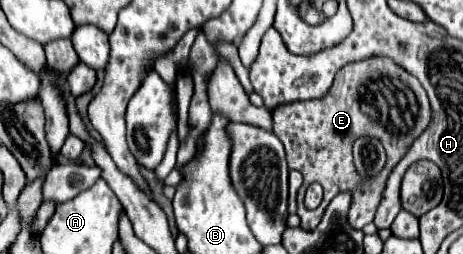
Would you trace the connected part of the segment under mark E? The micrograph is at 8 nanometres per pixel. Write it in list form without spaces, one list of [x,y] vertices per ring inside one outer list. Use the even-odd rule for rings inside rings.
[[[370,57],[364,61],[348,63],[348,65],[344,65],[344,69],[340,69],[340,73],[336,73],[334,83],[324,97],[278,105],[276,111],[270,111],[272,131],[280,137],[280,141],[286,147],[288,167],[300,171],[304,177],[304,183],[298,191],[298,211],[296,211],[300,217],[302,229],[308,229],[308,231],[316,229],[324,215],[324,209],[330,205],[330,201],[336,197],[336,193],[342,193],[342,191],[352,193],[352,205],[348,209],[348,223],[354,229],[362,229],[364,225],[372,223],[376,207],[378,207],[382,191],[384,191],[384,183],[386,183],[392,167],[404,157],[404,153],[408,151],[412,141],[428,127],[430,103],[428,103],[426,91],[420,83],[418,83],[418,87],[414,87],[416,83],[410,83],[408,79],[404,81],[404,85],[406,85],[404,91],[412,91],[408,95],[412,101],[412,111],[398,113],[398,107],[394,105],[392,99],[400,97],[398,95],[398,91],[402,89],[400,81],[398,81],[398,87],[392,89],[396,93],[390,93],[380,83],[380,79],[384,75],[388,75],[388,73],[384,73],[384,71],[388,71],[388,67],[386,67],[388,63],[394,63],[394,61],[384,59],[384,57]],[[360,135],[372,135],[372,137],[380,139],[386,149],[384,169],[376,177],[366,179],[366,181],[356,173],[356,167],[352,163],[352,143]],[[310,183],[320,183],[324,189],[324,201],[314,211],[308,211],[304,207],[304,193]]]

